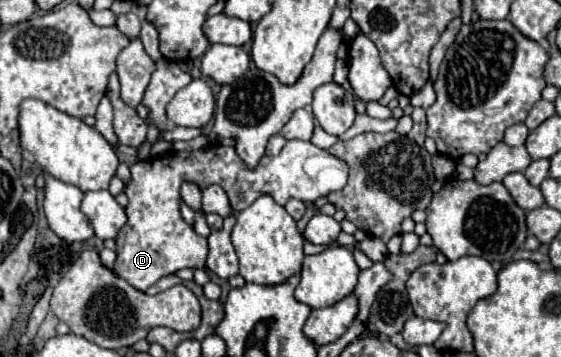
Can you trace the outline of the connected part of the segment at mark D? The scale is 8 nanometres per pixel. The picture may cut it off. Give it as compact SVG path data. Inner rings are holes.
M288 140L286 146L282 148L282 152L278 156L262 156L256 168L248 168L240 156L236 154L236 150L232 146L222 146L222 144L210 144L202 150L196 152L166 152L162 156L152 156L148 160L136 162L134 166L130 166L130 182L124 186L124 192L128 196L128 208L126 208L126 216L128 222L126 226L120 230L120 234L116 236L116 262L112 266L112 272L116 272L116 276L124 278L128 284L132 284L138 290L148 290L156 280L160 280L162 276L174 274L182 268L204 268L206 256L208 256L208 240L198 236L194 232L192 226L188 226L182 218L180 211L180 186L184 182L192 182L196 184L200 190L208 188L210 184L218 184L226 190L232 208L236 208L236 212L248 208L256 198L260 198L262 194L272 196L278 204L286 204L288 198L296 198L302 202L314 202L320 196L328 196L330 192L342 190L346 186L348 180L348 164L336 156L332 156L326 150L316 148L312 142L304 142L304 140Z

